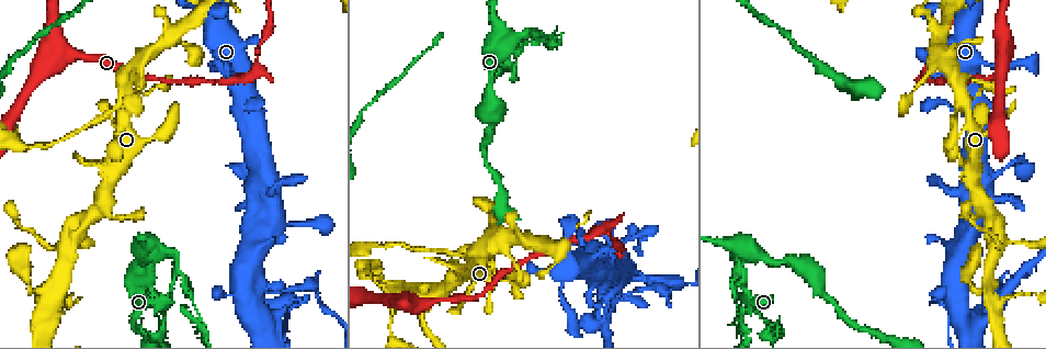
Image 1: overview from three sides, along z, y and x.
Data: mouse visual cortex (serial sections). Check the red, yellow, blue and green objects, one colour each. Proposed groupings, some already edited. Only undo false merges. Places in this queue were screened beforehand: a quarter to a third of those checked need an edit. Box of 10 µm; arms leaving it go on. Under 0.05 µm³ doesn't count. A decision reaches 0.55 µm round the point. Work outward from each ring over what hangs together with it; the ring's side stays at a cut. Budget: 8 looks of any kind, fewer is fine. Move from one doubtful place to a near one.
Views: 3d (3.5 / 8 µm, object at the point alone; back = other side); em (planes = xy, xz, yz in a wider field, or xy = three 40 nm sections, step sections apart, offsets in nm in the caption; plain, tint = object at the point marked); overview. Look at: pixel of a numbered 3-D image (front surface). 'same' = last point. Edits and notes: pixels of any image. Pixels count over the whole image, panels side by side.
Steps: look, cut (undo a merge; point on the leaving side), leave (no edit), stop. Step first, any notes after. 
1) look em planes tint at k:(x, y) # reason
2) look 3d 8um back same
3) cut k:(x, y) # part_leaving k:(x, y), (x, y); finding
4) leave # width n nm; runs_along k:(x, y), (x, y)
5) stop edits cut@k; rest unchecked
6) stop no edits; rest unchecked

look 3d 3.5um at 1:(528, 41)

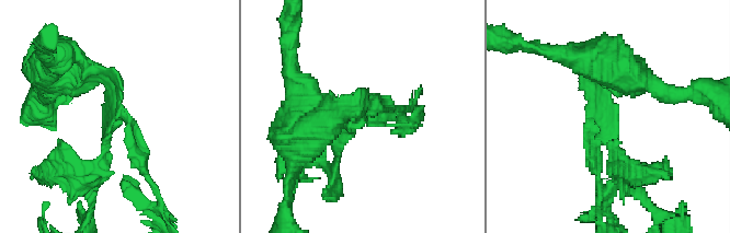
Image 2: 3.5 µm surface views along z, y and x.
look em xy step 3 tint at 2:(611, 114) # now the EM

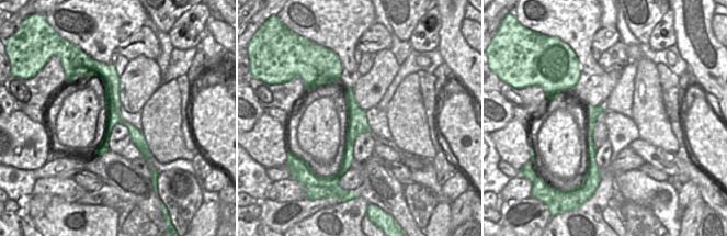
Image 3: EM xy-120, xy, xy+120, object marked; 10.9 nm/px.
leave # runs_along 3:(108, 71), (113, 112), (144, 153); all the same cell

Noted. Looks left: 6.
look em xy step 3 tint at 1:(998, 250)

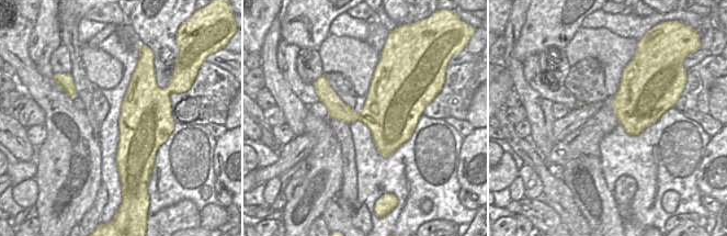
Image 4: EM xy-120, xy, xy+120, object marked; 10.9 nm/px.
look 3d 3.5um same

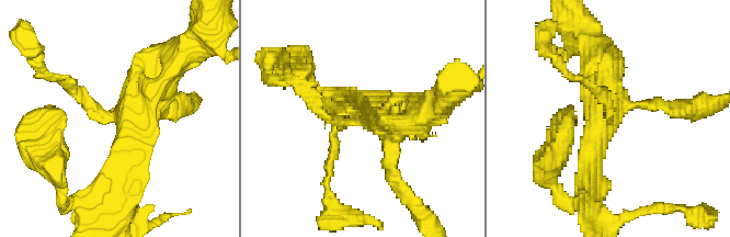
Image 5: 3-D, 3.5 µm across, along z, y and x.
leave # width 550 nm; runs_along 5:(174, 61), (134, 119), (124, 189); one cell here

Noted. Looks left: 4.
look 3d 8um back at 1:(962, 103) # arms part here

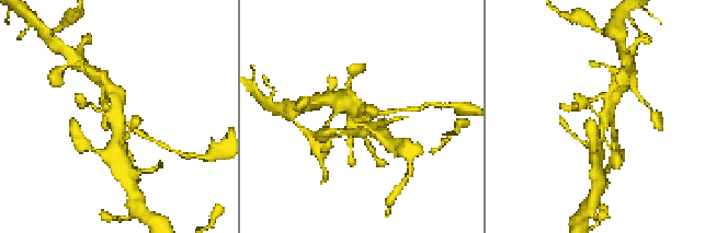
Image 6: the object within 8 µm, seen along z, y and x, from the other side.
look em xy step 3 tint same

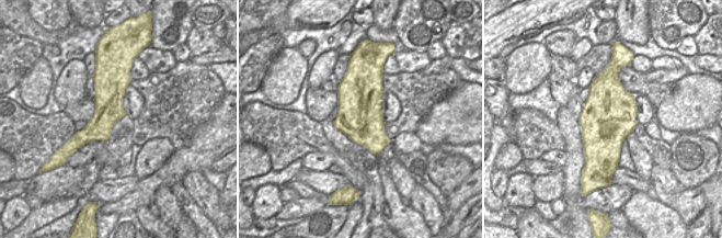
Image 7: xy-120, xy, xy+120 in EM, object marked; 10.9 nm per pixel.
leave # width 500 nm; runs_along 6:(595, 151), (606, 106), (617, 88); all the same cell

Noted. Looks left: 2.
stop no edits; rest unchecked

